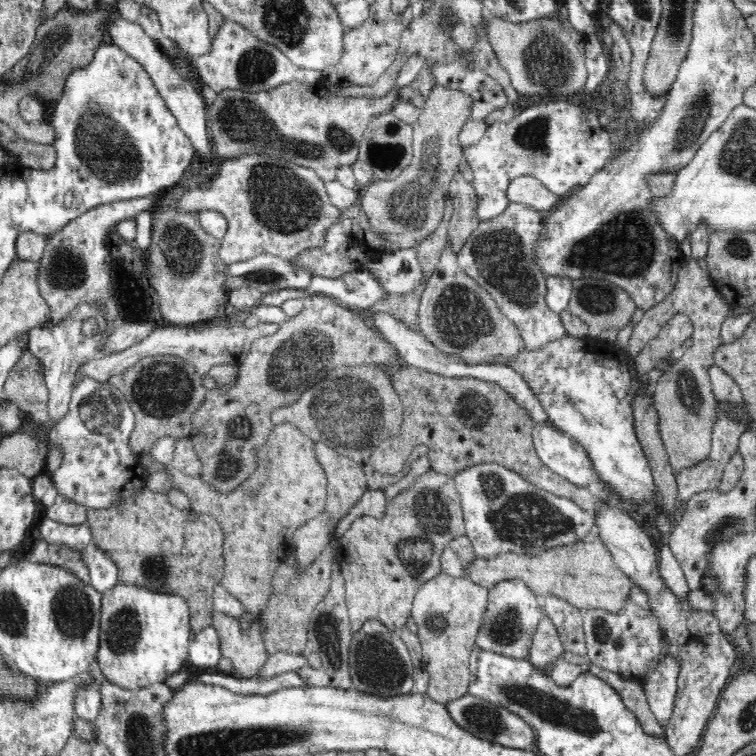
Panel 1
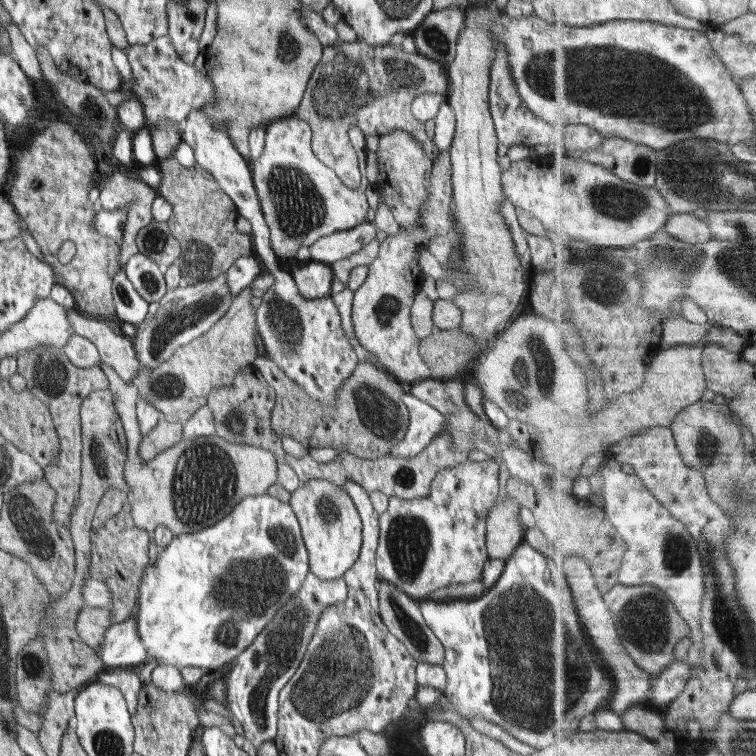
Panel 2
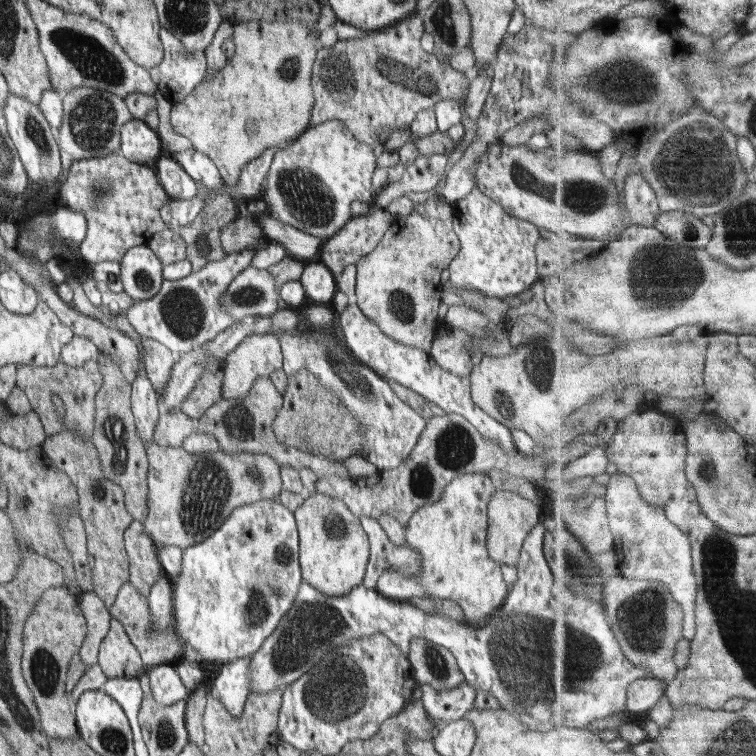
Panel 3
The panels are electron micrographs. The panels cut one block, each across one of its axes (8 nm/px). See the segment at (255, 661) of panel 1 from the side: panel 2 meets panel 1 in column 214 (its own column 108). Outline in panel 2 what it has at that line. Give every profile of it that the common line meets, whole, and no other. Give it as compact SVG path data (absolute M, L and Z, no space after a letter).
M84 605L77 618L76 630L88 646L96 649L103 643L105 632L110 625L111 612L109 609Z

